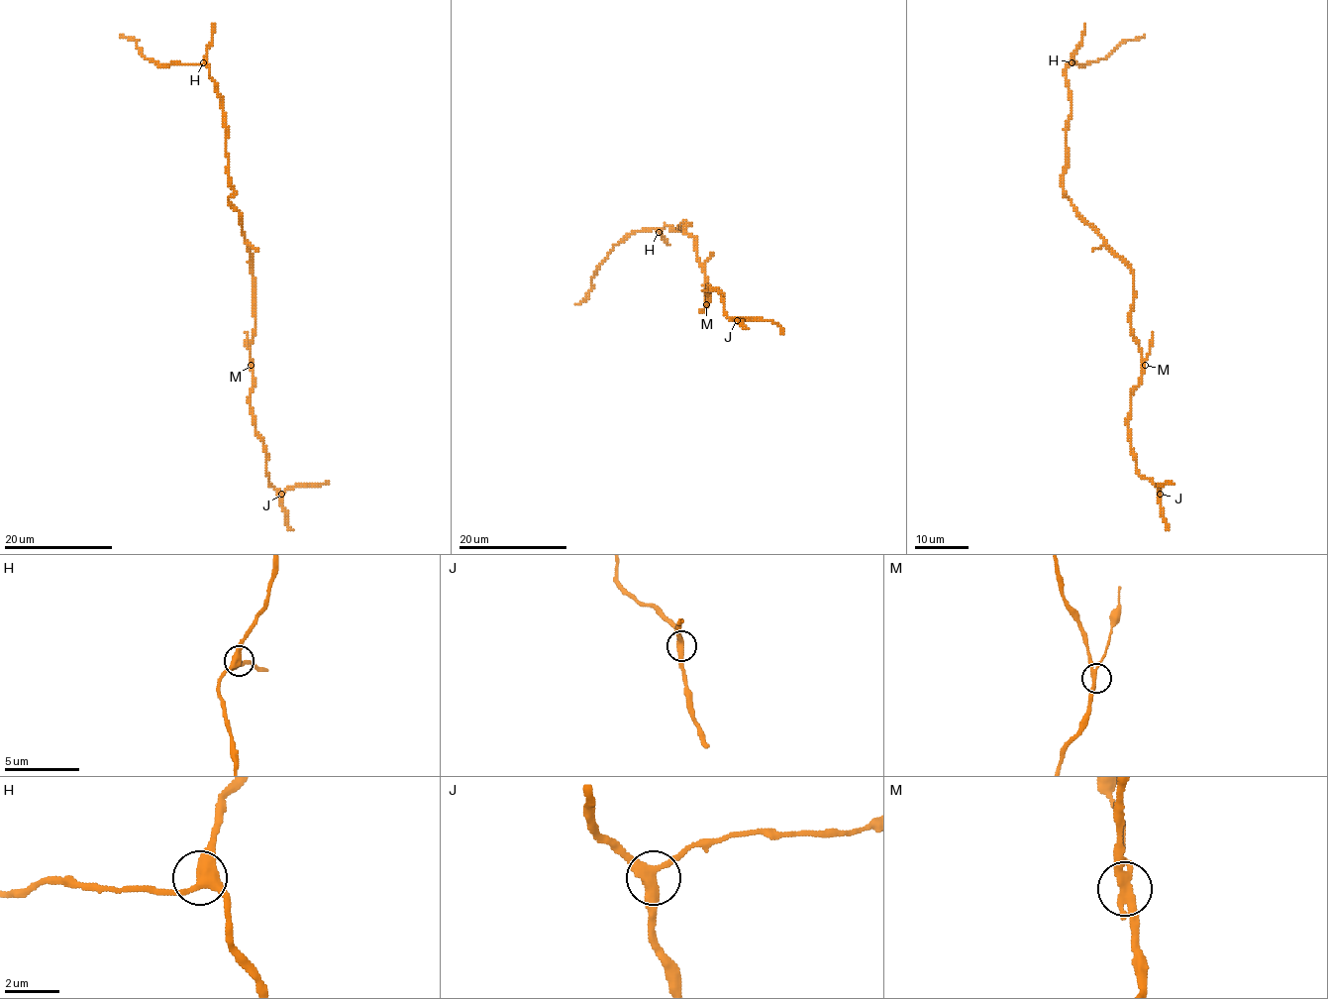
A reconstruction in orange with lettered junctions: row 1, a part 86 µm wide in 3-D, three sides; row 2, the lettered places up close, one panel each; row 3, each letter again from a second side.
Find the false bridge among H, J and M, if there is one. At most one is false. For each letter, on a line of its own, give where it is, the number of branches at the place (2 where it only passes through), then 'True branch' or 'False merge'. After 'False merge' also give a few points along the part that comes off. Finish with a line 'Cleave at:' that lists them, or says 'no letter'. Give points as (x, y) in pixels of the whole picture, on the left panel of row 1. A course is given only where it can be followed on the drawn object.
H: Place: (203, 62). Branches: 3. True branch
J: Place: (281, 494). Branches: 3. True branch
M: Place: (251, 365). Branches: 3. False merge. Course of the part to remove: (251, 366), (246, 331)
Cleave at: M

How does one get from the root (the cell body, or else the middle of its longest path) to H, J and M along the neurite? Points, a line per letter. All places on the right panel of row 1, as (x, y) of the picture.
H: (1105, 242), (1075, 211), (1063, 186), (1065, 127), (1071, 115), (1065, 69), (1072, 62)
J: (1105, 242), (1134, 277), (1130, 330), (1141, 352), (1144, 374), (1131, 396), (1127, 427), (1137, 471), (1160, 494)
M: (1105, 242), (1130, 268), (1134, 277), (1130, 330), (1145, 366)

